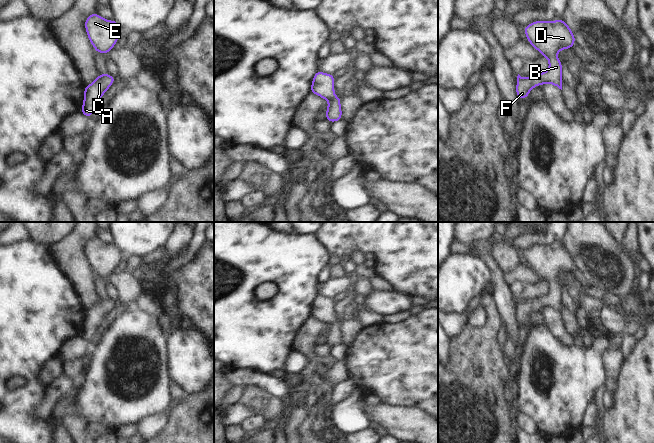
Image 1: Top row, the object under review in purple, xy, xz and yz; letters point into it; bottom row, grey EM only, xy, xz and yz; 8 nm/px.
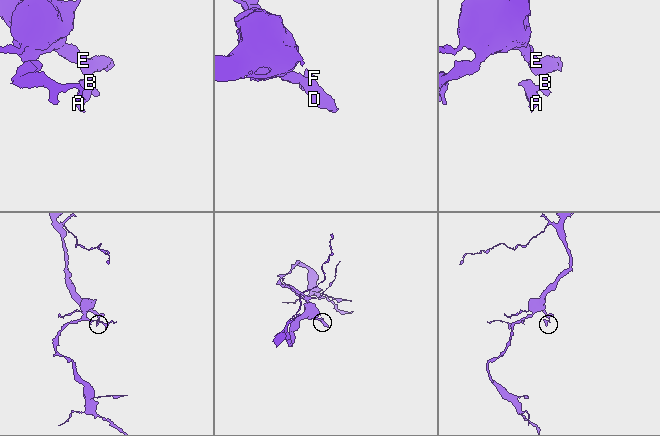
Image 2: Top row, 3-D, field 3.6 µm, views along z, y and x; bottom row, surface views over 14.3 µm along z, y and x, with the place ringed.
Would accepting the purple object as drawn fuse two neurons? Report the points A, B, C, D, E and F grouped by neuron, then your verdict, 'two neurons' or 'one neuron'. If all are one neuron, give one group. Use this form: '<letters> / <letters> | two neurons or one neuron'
A B C D E F | one neuron

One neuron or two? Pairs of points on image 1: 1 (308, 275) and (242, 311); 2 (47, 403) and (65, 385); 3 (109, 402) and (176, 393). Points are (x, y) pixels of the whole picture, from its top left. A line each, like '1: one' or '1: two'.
1: one
2: one
3: two

